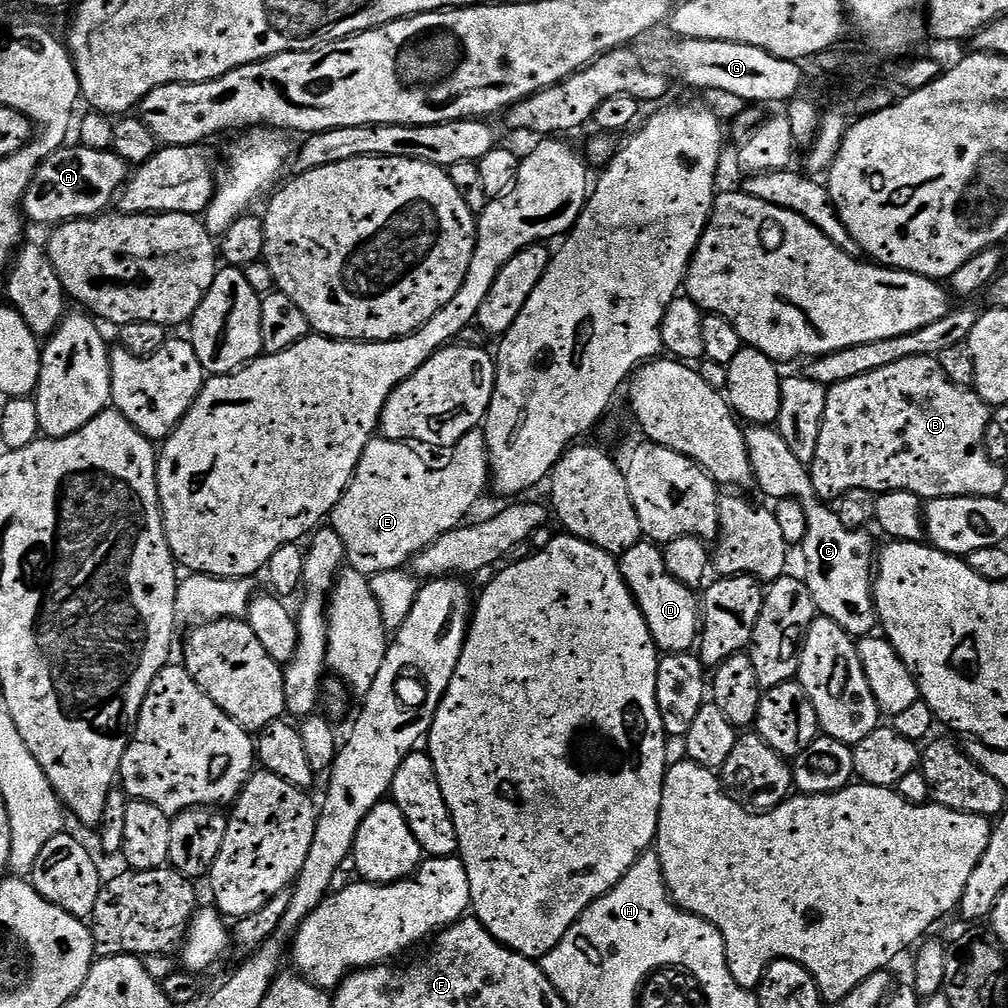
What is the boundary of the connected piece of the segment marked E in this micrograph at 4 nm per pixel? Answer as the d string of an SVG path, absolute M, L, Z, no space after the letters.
M475 430L466 434L451 449L452 457L449 458L448 465L436 468L433 472L428 472L427 462L412 448L416 449L408 442L372 439L358 462L344 497L337 502L331 514L330 526L342 538L345 549L351 555L353 552L356 556L364 556L365 569L372 568L375 564L400 564L407 558L408 552L409 556L420 552L451 528L461 527L465 523L464 515L479 502L484 487L489 487L488 447L483 431Z

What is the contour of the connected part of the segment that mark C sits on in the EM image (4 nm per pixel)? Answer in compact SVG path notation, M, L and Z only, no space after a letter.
M745 427L744 441L750 454L755 487L760 487L764 492L772 492L773 501L795 498L804 507L808 532L802 543L805 572L803 575L816 603L817 613L838 622L838 626L842 626L842 630L846 630L854 638L873 635L878 617L872 599L872 540L867 536L867 531L848 527L835 511L832 513L828 509L829 505L822 502L814 490L811 471L786 446L782 434L775 427Z

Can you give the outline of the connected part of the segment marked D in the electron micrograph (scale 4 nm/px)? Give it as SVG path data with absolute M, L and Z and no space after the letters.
M641 542L619 553L618 563L636 604L646 618L646 626L657 649L664 654L692 652L700 630L698 596L666 570L663 551L655 543Z

